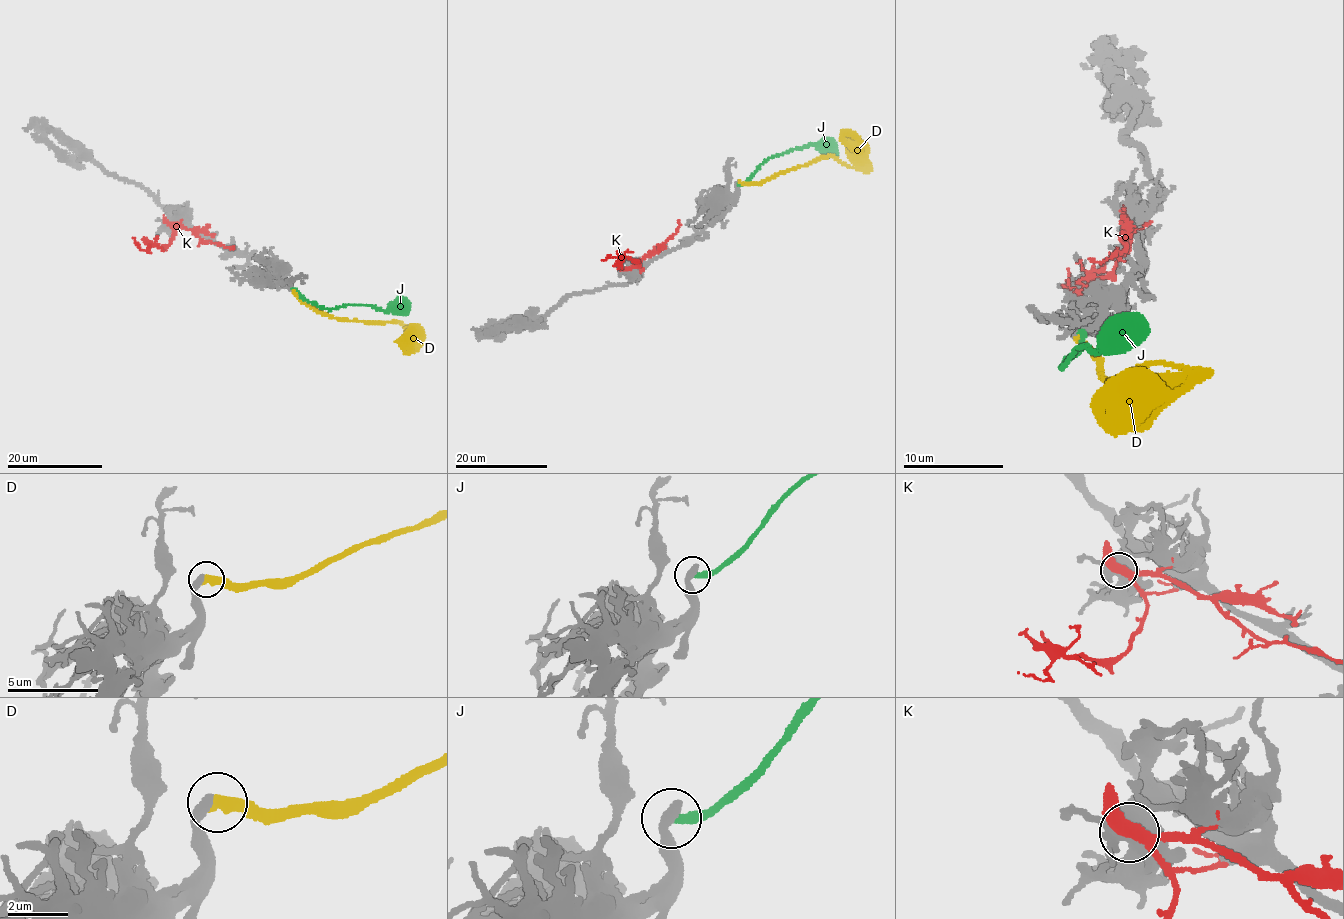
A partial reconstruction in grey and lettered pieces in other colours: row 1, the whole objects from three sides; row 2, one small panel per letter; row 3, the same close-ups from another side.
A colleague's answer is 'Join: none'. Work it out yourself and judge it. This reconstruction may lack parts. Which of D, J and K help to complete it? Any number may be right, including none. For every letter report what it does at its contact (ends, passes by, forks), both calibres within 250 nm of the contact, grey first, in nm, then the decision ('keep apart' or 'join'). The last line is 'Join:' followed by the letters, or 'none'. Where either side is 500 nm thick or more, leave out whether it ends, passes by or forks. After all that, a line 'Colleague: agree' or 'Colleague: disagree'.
D: it ends; calibres 360 and 440 nm; join
J: it ends; calibres 480 and 320 nm; keep apart
K: it forks; calibres 460 and 320 nm; keep apart
Join: D
Colleague: disagree

